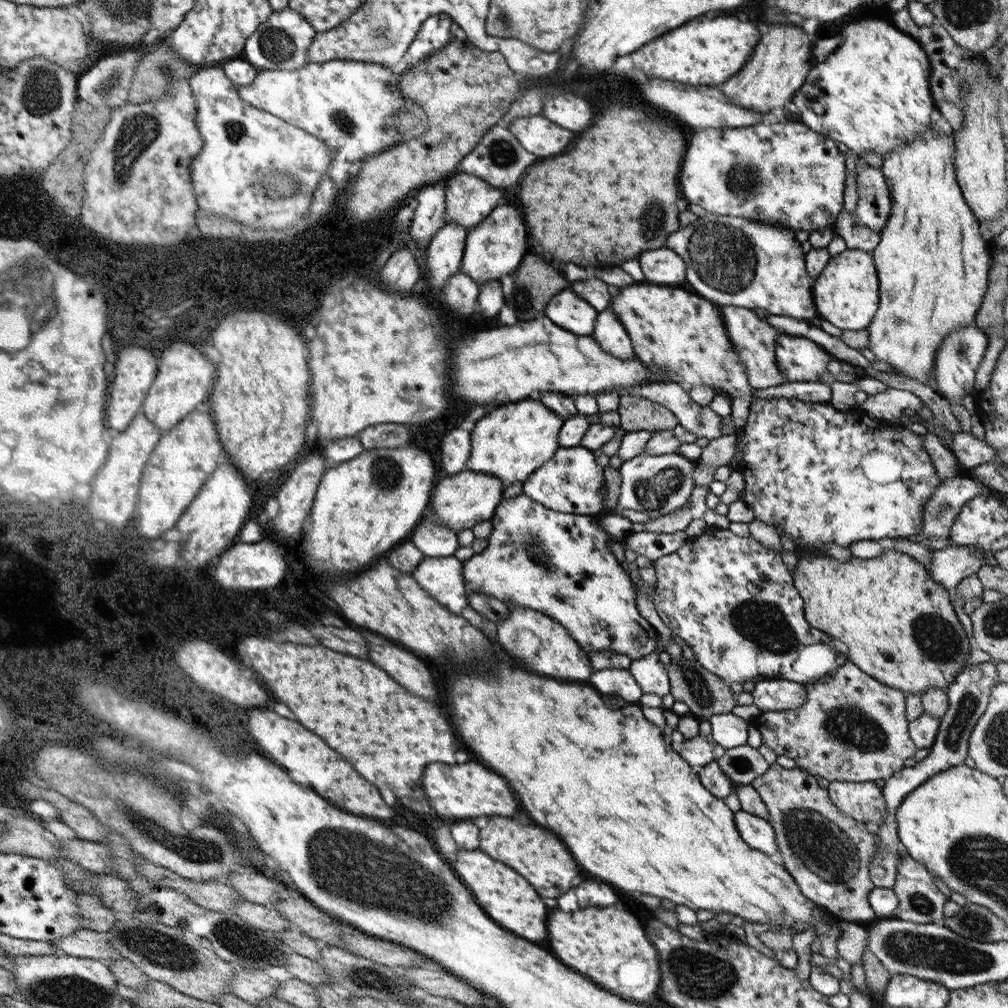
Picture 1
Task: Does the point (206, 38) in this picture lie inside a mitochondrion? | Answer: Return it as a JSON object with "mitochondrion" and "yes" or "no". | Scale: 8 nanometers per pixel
{"mitochondrion":"no"}

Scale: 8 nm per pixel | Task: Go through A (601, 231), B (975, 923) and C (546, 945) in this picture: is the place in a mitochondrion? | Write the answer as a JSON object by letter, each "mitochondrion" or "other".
{"A":"other","B":"mitochondrion","C":"other"}

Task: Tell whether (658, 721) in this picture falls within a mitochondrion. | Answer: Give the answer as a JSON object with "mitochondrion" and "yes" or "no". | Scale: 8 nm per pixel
{"mitochondrion":"no"}

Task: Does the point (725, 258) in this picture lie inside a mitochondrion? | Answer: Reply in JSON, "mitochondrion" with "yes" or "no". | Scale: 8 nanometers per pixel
{"mitochondrion":"yes"}

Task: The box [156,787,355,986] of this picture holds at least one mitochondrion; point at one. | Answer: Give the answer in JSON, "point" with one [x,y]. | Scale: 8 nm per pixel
{"point":[246,944]}

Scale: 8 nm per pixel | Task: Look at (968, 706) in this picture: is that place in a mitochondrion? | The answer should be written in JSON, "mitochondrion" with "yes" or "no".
{"mitochondrion":"yes"}

